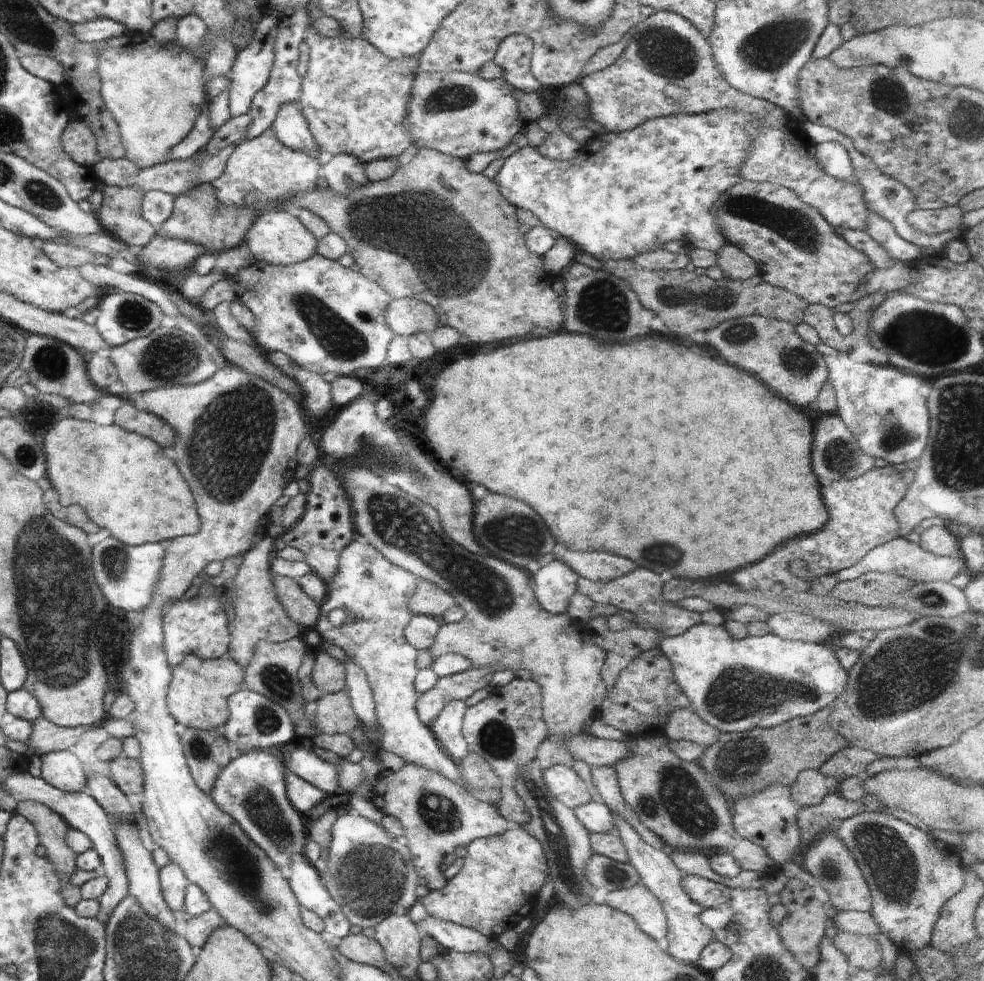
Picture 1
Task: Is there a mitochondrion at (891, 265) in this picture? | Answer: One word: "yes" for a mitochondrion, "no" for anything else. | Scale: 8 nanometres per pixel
no

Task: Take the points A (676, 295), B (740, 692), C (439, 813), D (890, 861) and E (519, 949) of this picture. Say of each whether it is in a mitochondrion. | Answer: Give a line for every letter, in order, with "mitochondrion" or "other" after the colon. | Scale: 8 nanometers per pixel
A: mitochondrion
B: mitochondrion
C: mitochondrion
D: mitochondrion
E: other

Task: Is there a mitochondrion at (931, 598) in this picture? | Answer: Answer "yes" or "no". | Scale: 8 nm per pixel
yes

